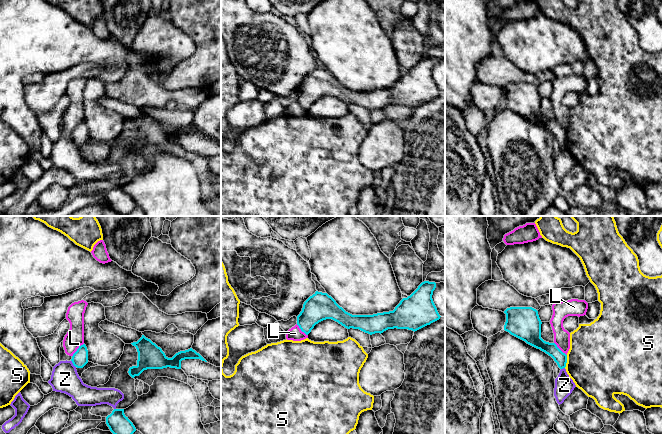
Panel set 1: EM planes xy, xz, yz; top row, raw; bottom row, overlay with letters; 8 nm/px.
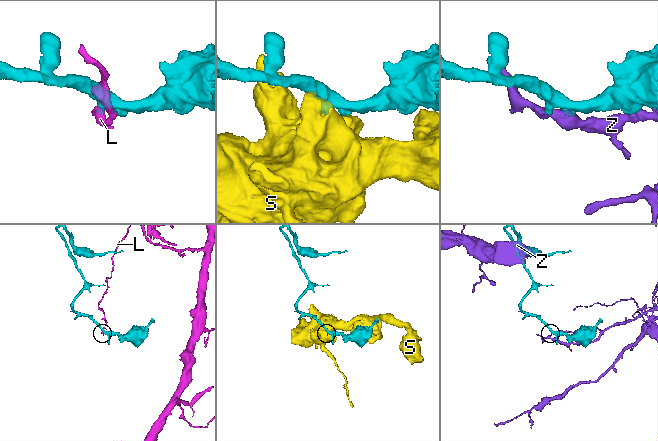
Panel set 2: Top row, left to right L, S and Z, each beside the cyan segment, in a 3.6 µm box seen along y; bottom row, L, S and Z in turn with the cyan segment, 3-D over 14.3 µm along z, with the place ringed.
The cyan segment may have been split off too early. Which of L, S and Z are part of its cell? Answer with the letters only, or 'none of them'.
none of them

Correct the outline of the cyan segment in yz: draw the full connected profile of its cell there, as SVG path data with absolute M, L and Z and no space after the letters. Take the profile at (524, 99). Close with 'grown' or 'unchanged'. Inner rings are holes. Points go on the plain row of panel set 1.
M510 83L504 89L506 90L505 107L551 132L560 145L566 143L567 131L555 119L546 118L541 114L542 98L536 85Z | unchanged

